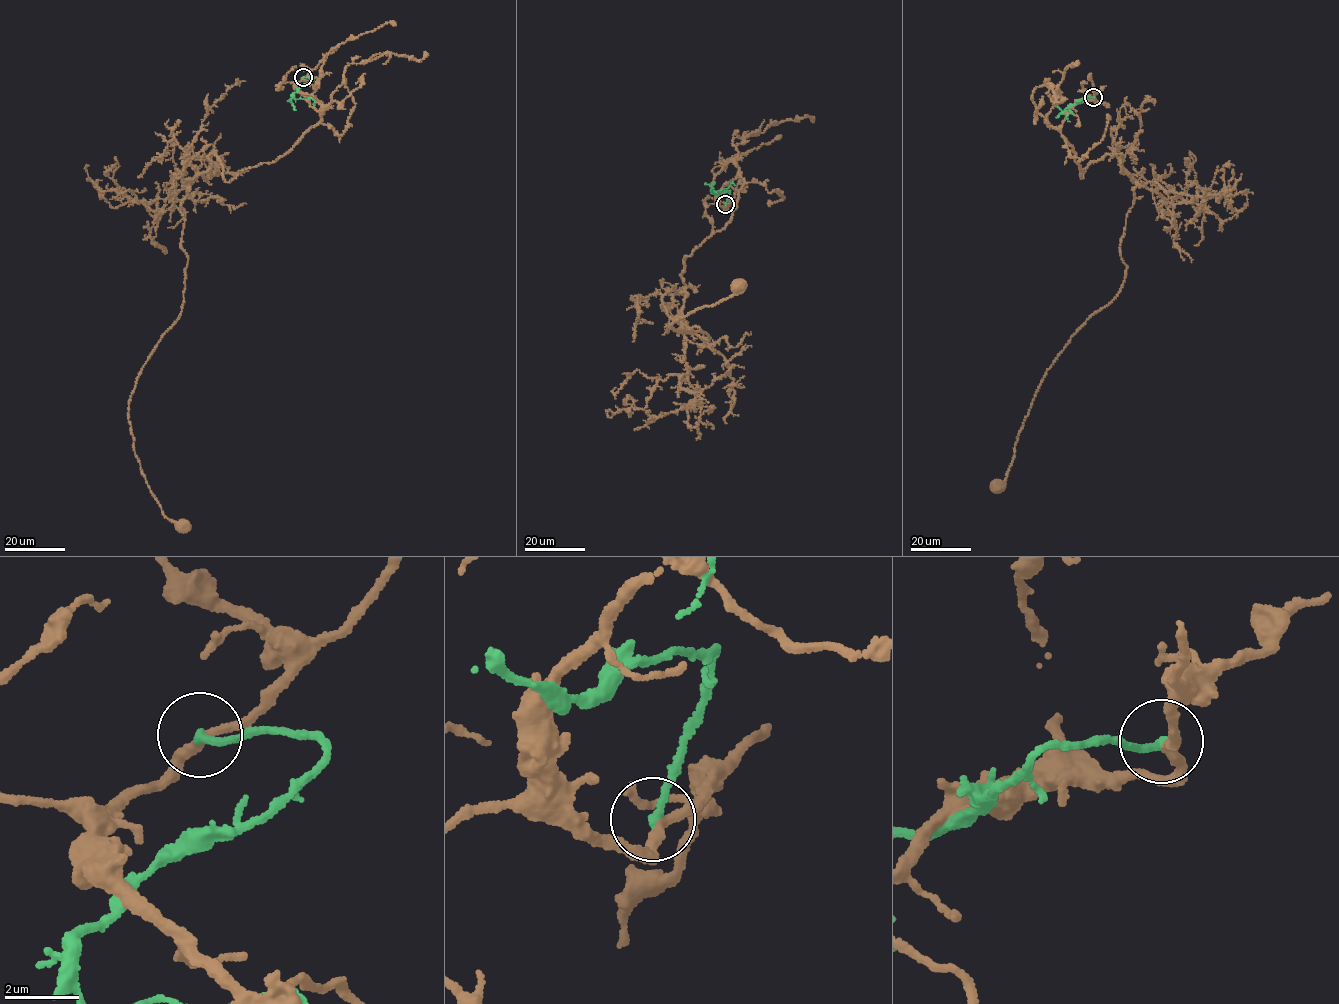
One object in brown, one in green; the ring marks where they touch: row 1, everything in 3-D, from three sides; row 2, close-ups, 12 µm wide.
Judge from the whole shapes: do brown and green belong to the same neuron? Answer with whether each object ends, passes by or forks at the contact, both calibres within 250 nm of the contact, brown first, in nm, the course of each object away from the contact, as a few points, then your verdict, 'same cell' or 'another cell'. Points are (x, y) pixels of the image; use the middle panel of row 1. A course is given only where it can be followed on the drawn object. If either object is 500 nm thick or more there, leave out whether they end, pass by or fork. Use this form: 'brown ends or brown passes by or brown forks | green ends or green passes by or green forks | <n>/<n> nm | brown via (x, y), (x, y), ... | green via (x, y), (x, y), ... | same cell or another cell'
brown passes by | green ends | 240/220 nm | brown via (725, 204), (718, 191), (738, 176), (729, 221), (685, 256), (676, 319), (710, 339), (672, 329), (738, 283) | green via (725, 204), (730, 191), (718, 195), (713, 192), (728, 188), (732, 181), (736, 185) | another cell

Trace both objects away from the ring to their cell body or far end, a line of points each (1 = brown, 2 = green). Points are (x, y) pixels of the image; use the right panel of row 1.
1: (1093, 97), (1073, 104), (1060, 131), (1082, 178), (1120, 153), (1136, 183), (1125, 280), (1047, 372), (995, 486)
2: (1093, 97), (1082, 98), (1071, 105), (1072, 113), (1066, 117), (1069, 122)

